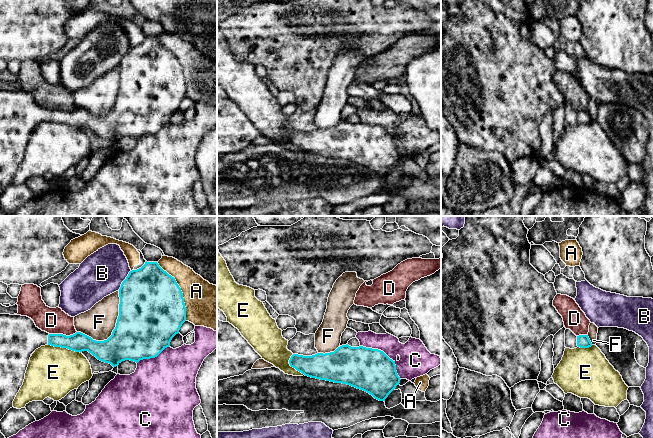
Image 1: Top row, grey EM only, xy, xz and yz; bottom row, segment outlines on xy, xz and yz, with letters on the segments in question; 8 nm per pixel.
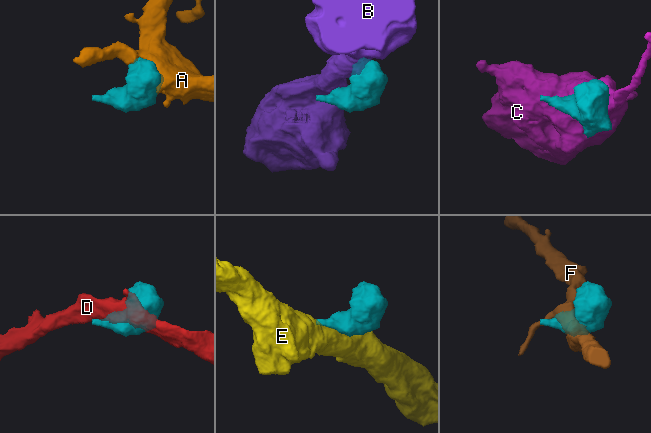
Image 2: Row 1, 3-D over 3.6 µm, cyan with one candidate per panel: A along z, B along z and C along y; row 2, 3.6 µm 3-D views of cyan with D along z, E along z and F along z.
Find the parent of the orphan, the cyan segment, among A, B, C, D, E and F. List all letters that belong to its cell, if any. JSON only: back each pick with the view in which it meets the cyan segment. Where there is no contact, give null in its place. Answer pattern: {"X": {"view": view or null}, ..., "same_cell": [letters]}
{"same_cell": []}

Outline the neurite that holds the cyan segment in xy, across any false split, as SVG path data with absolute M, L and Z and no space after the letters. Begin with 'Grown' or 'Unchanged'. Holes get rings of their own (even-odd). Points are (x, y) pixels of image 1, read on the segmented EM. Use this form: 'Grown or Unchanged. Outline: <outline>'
Grown. Outline: M146 261L141 268L130 271L121 284L119 297L119 316L116 327L112 335L104 341L93 340L81 332L76 332L70 336L49 334L39 329L34 321L27 316L0 314L0 421L7 411L13 407L13 401L23 385L31 354L41 346L51 345L80 353L88 351L98 360L116 367L125 360L138 363L143 359L157 357L165 348L170 346L172 338L179 333L180 327L186 321L186 307L181 288L175 278L164 271L157 262Z

